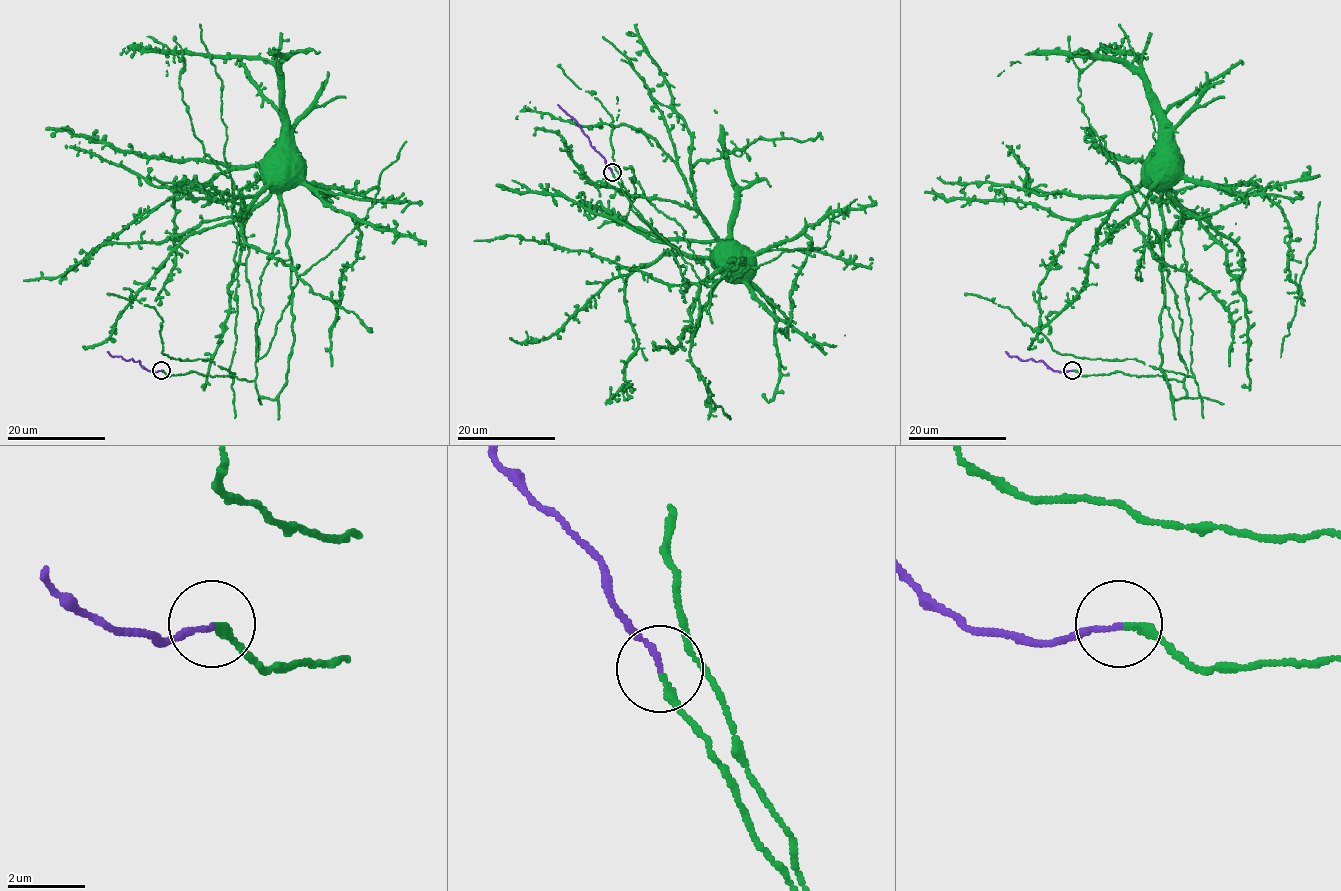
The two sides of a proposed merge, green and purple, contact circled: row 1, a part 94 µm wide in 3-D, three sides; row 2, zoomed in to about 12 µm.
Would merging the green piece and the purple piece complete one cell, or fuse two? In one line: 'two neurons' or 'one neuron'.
one neuron

